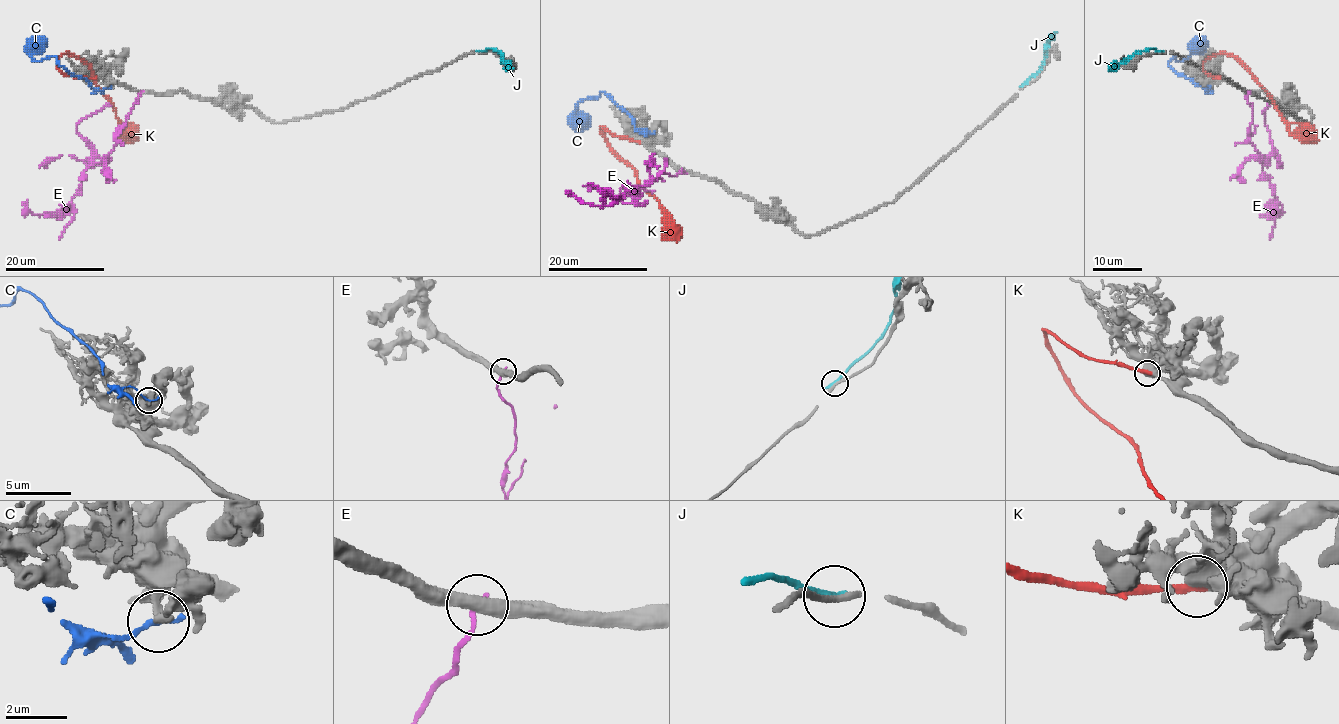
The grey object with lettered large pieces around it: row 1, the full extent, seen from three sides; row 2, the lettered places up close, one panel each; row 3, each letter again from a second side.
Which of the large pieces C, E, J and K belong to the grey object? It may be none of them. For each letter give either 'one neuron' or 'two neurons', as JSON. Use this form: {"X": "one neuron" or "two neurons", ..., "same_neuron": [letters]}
{"C": "two neurons", "E": "two neurons", "J": "two neurons", "K": "one neuron", "same_neuron": ["K"]}

